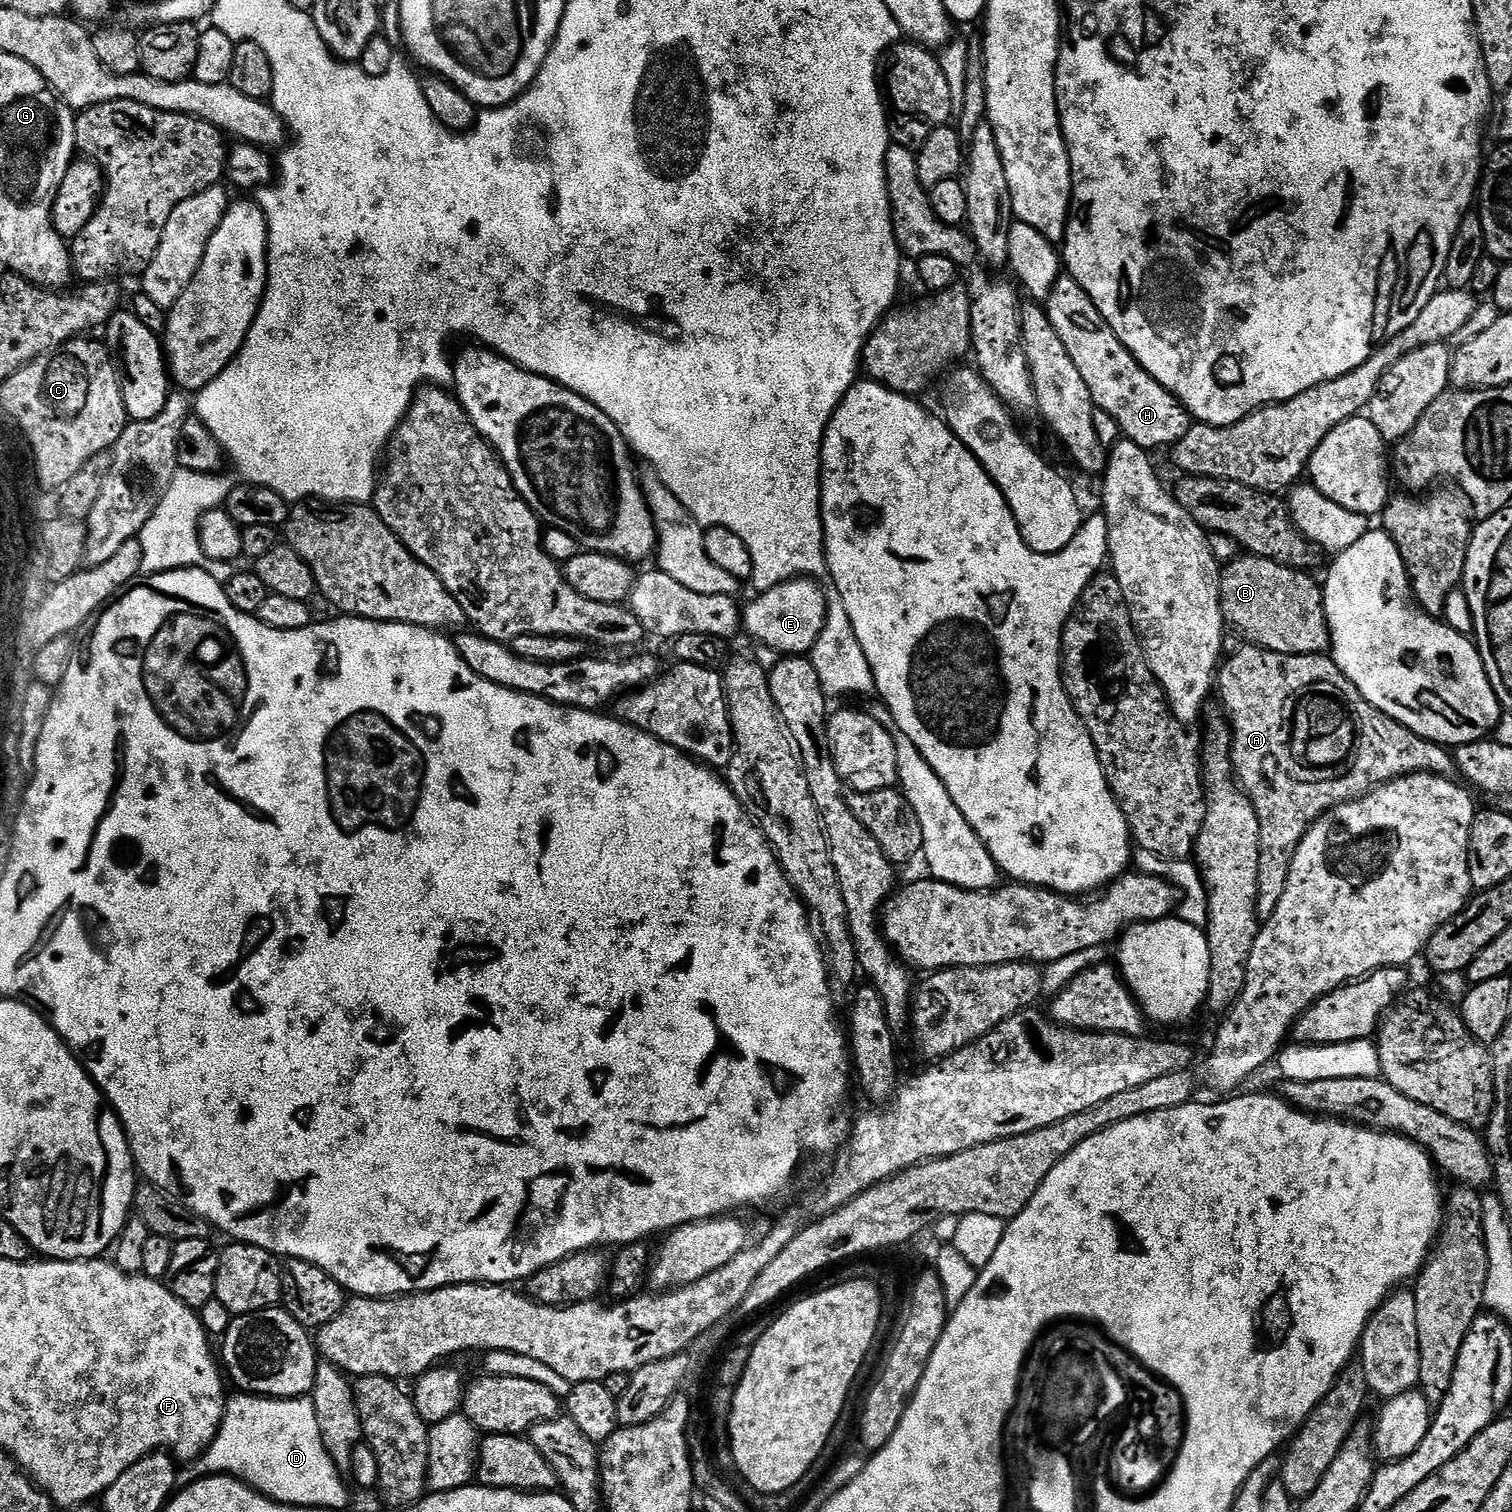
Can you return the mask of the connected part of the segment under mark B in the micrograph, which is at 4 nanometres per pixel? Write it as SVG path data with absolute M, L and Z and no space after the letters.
M1241 554L1227 561L1220 573L1220 609L1224 623L1249 645L1287 656L1314 656L1329 651L1328 623L1324 613L1324 589L1307 571L1290 568L1261 556Z

